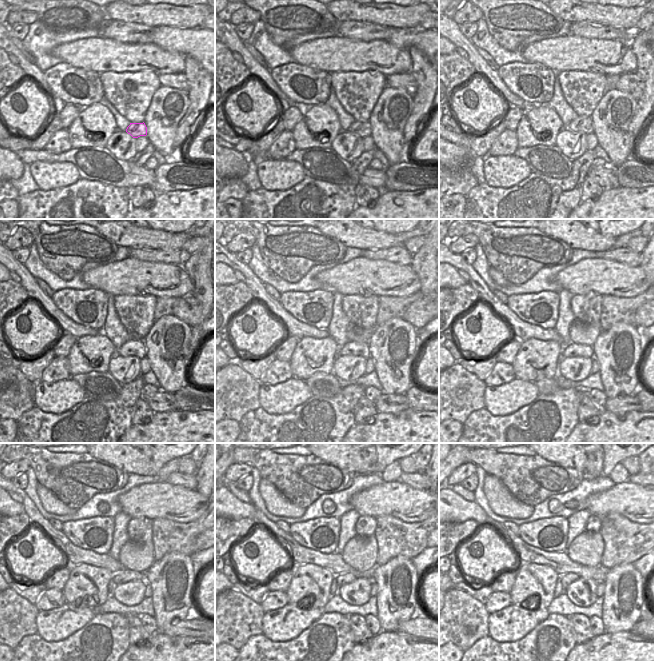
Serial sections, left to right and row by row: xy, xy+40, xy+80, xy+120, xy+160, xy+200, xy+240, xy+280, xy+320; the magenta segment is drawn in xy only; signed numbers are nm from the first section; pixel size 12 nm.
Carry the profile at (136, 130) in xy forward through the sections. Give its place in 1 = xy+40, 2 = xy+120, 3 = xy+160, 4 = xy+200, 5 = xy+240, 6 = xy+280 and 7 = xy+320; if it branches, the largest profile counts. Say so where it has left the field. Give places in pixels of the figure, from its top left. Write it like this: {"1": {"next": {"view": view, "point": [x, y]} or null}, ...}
{"1": {"next": {"view": "xy+40", "point": [363, 130]}}, "2": {"next": {"view": "xy+120", "point": [134, 347]}}, "3": {"next": {"view": "xy+160", "point": [350, 348]}}, "4": {"next": {"view": "xy+200", "point": [571, 350]}}, "5": {"next": {"view": "xy+240", "point": [125, 575]}}, "6": {"next": {"view": "xy+280", "point": [342, 579]}}, "7": {"next": {"view": "xy+320", "point": [567, 579]}}}

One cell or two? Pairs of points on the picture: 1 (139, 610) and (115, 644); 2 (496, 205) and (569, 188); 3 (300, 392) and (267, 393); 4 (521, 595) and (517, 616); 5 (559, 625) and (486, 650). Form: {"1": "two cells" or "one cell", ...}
{"1": "two cells", "2": "one cell", "3": "one cell", "4": "two cells", "5": "one cell"}

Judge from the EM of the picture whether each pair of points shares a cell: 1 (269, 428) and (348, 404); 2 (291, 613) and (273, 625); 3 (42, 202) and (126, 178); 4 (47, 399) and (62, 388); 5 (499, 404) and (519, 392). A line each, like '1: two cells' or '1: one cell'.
1: one cell
2: one cell
3: two cells
4: one cell
5: one cell

